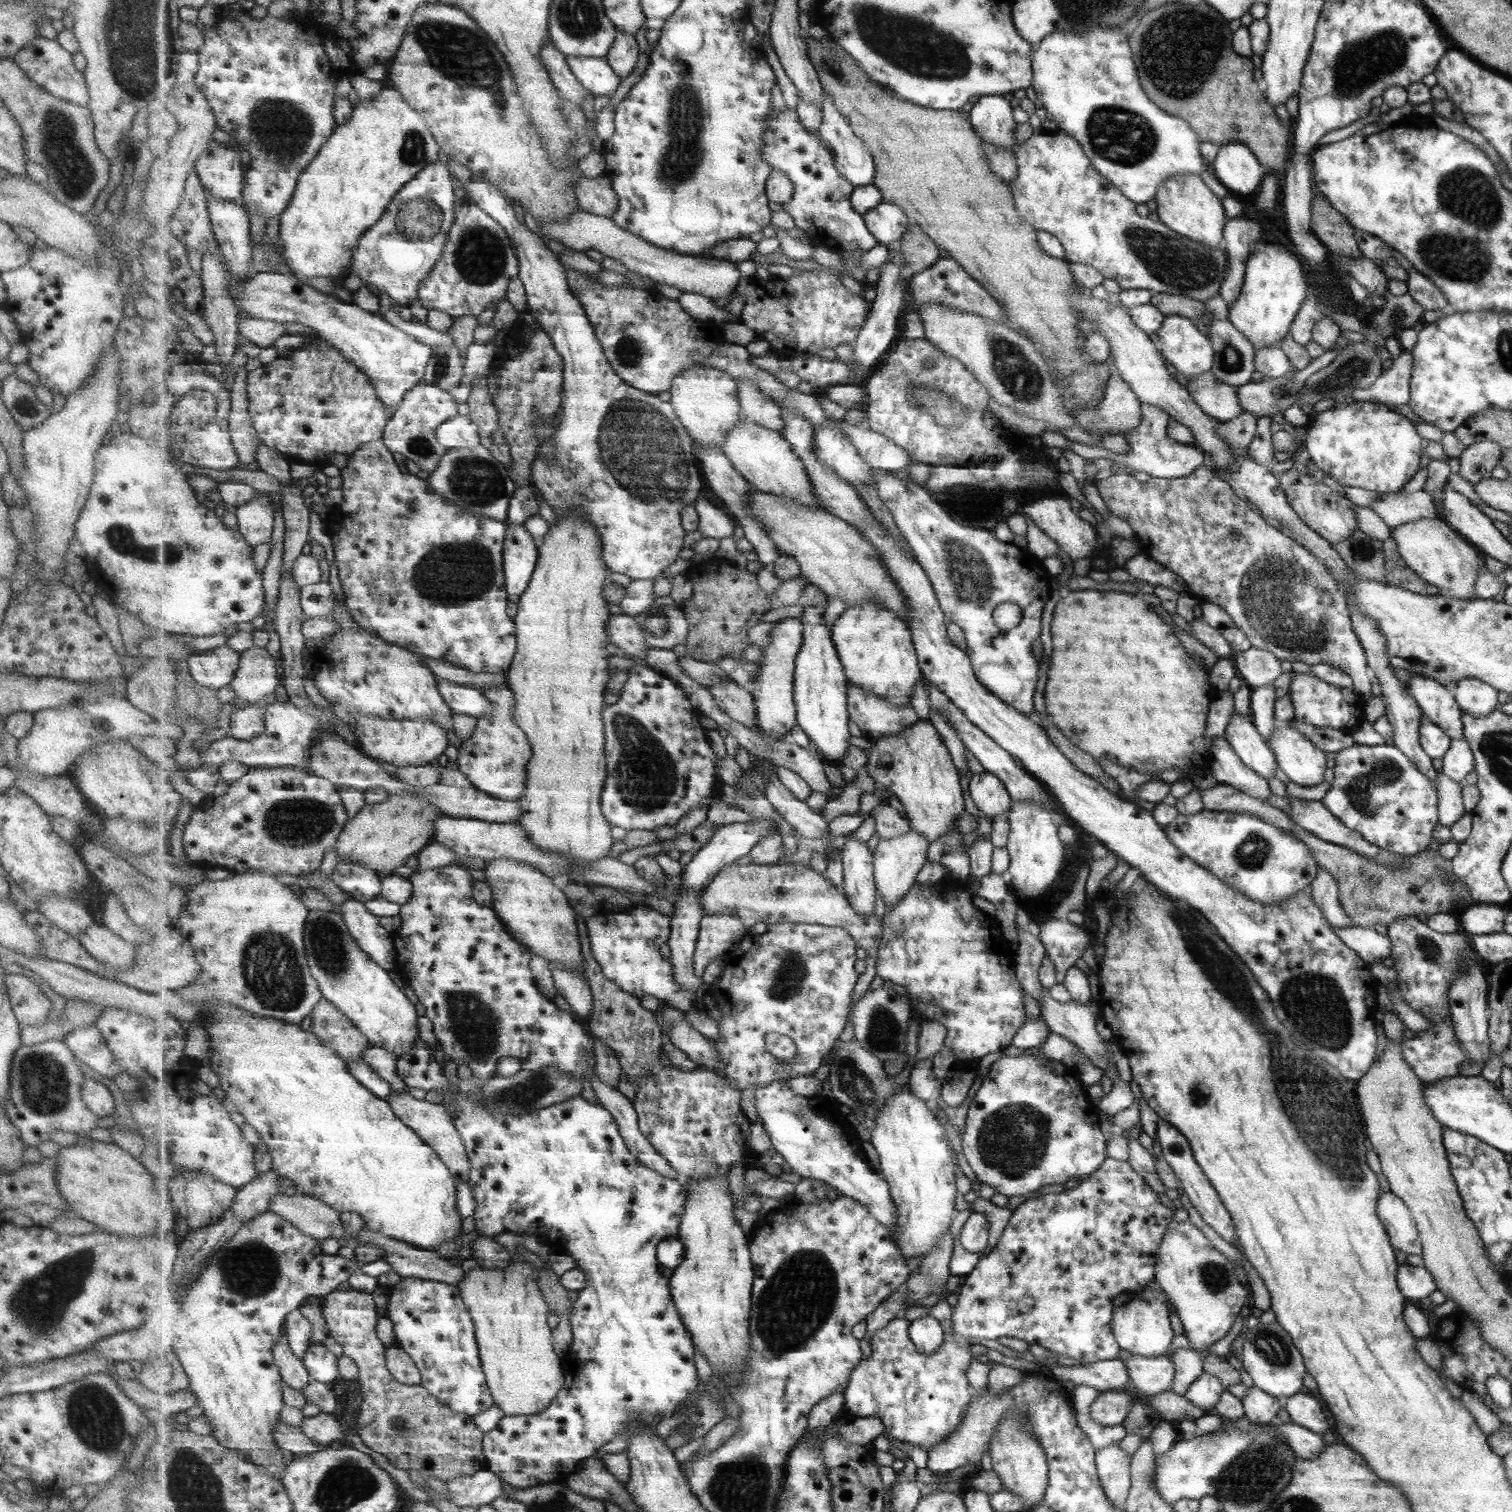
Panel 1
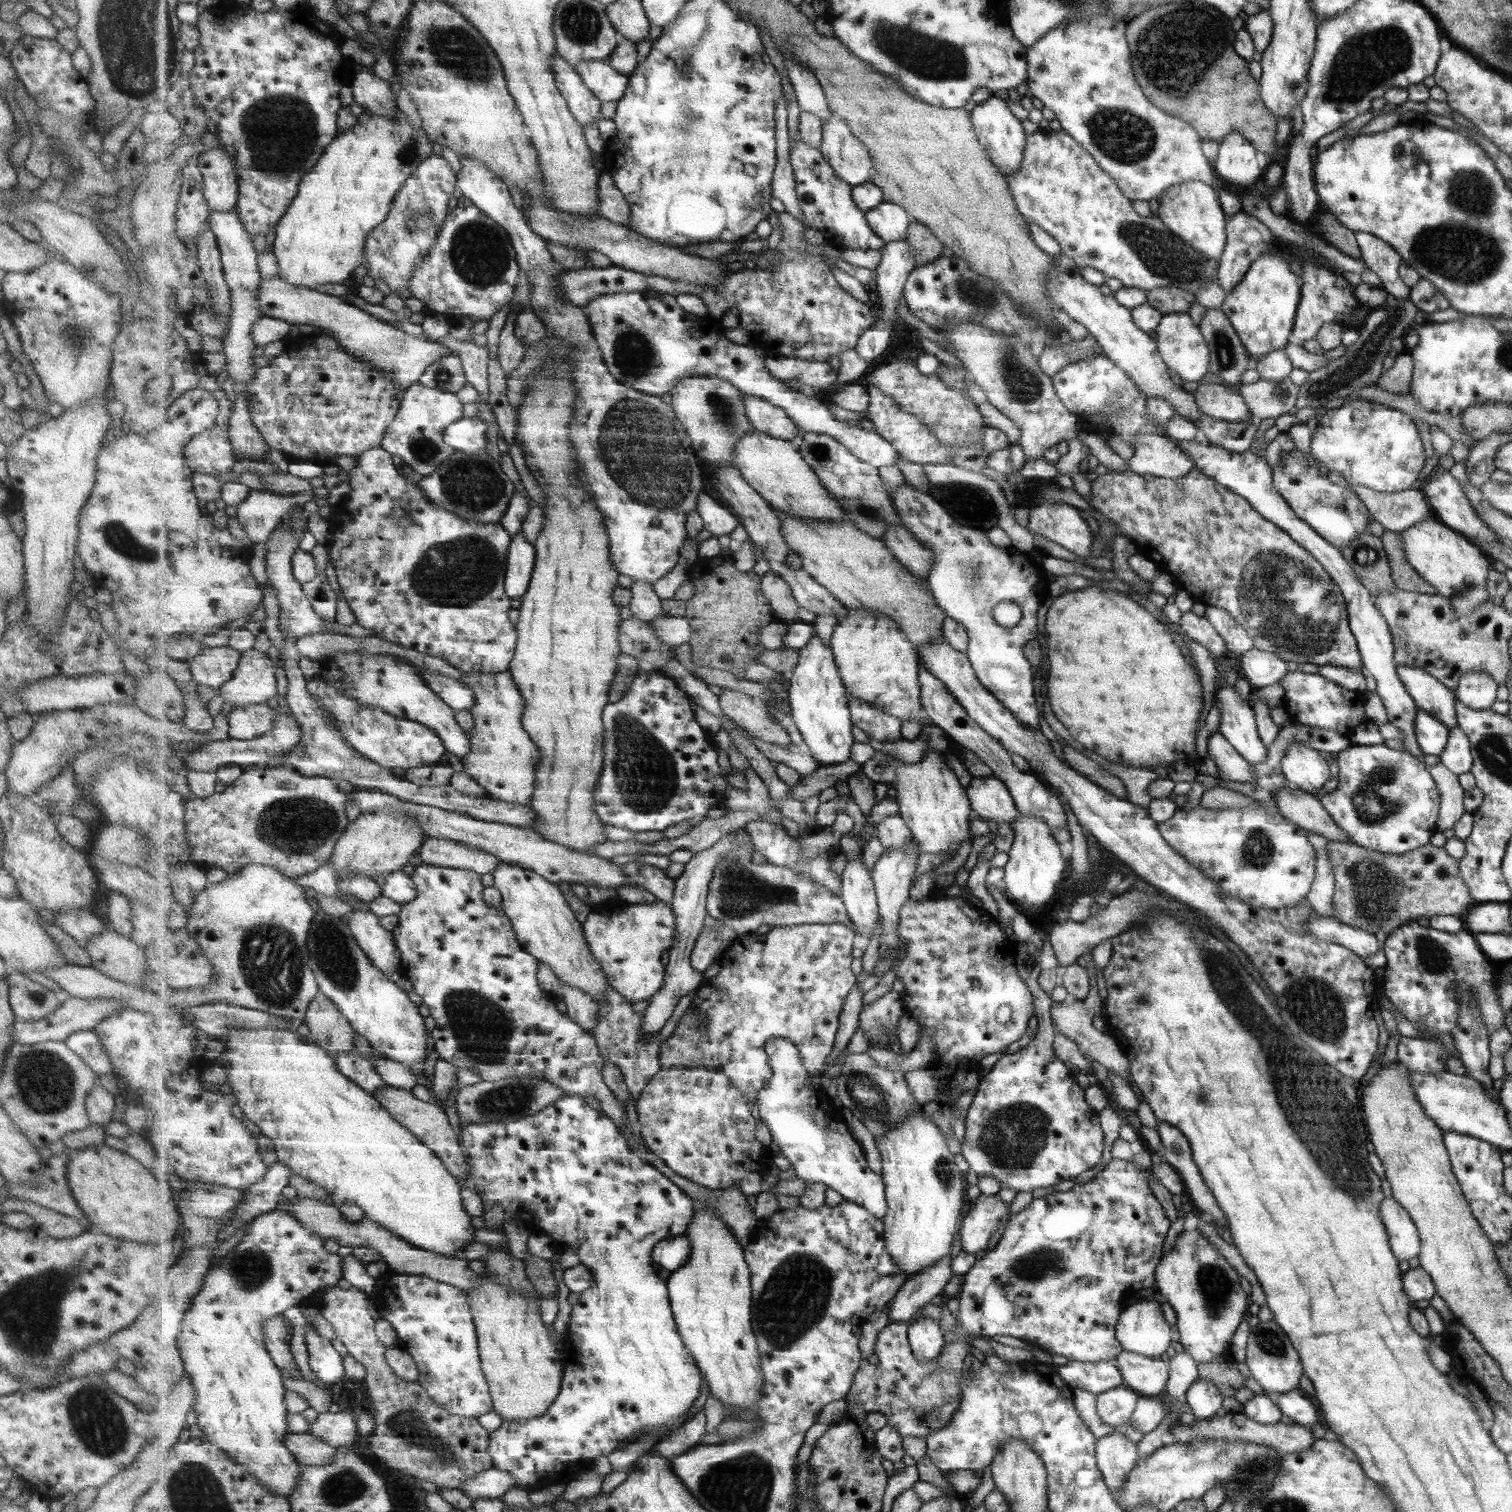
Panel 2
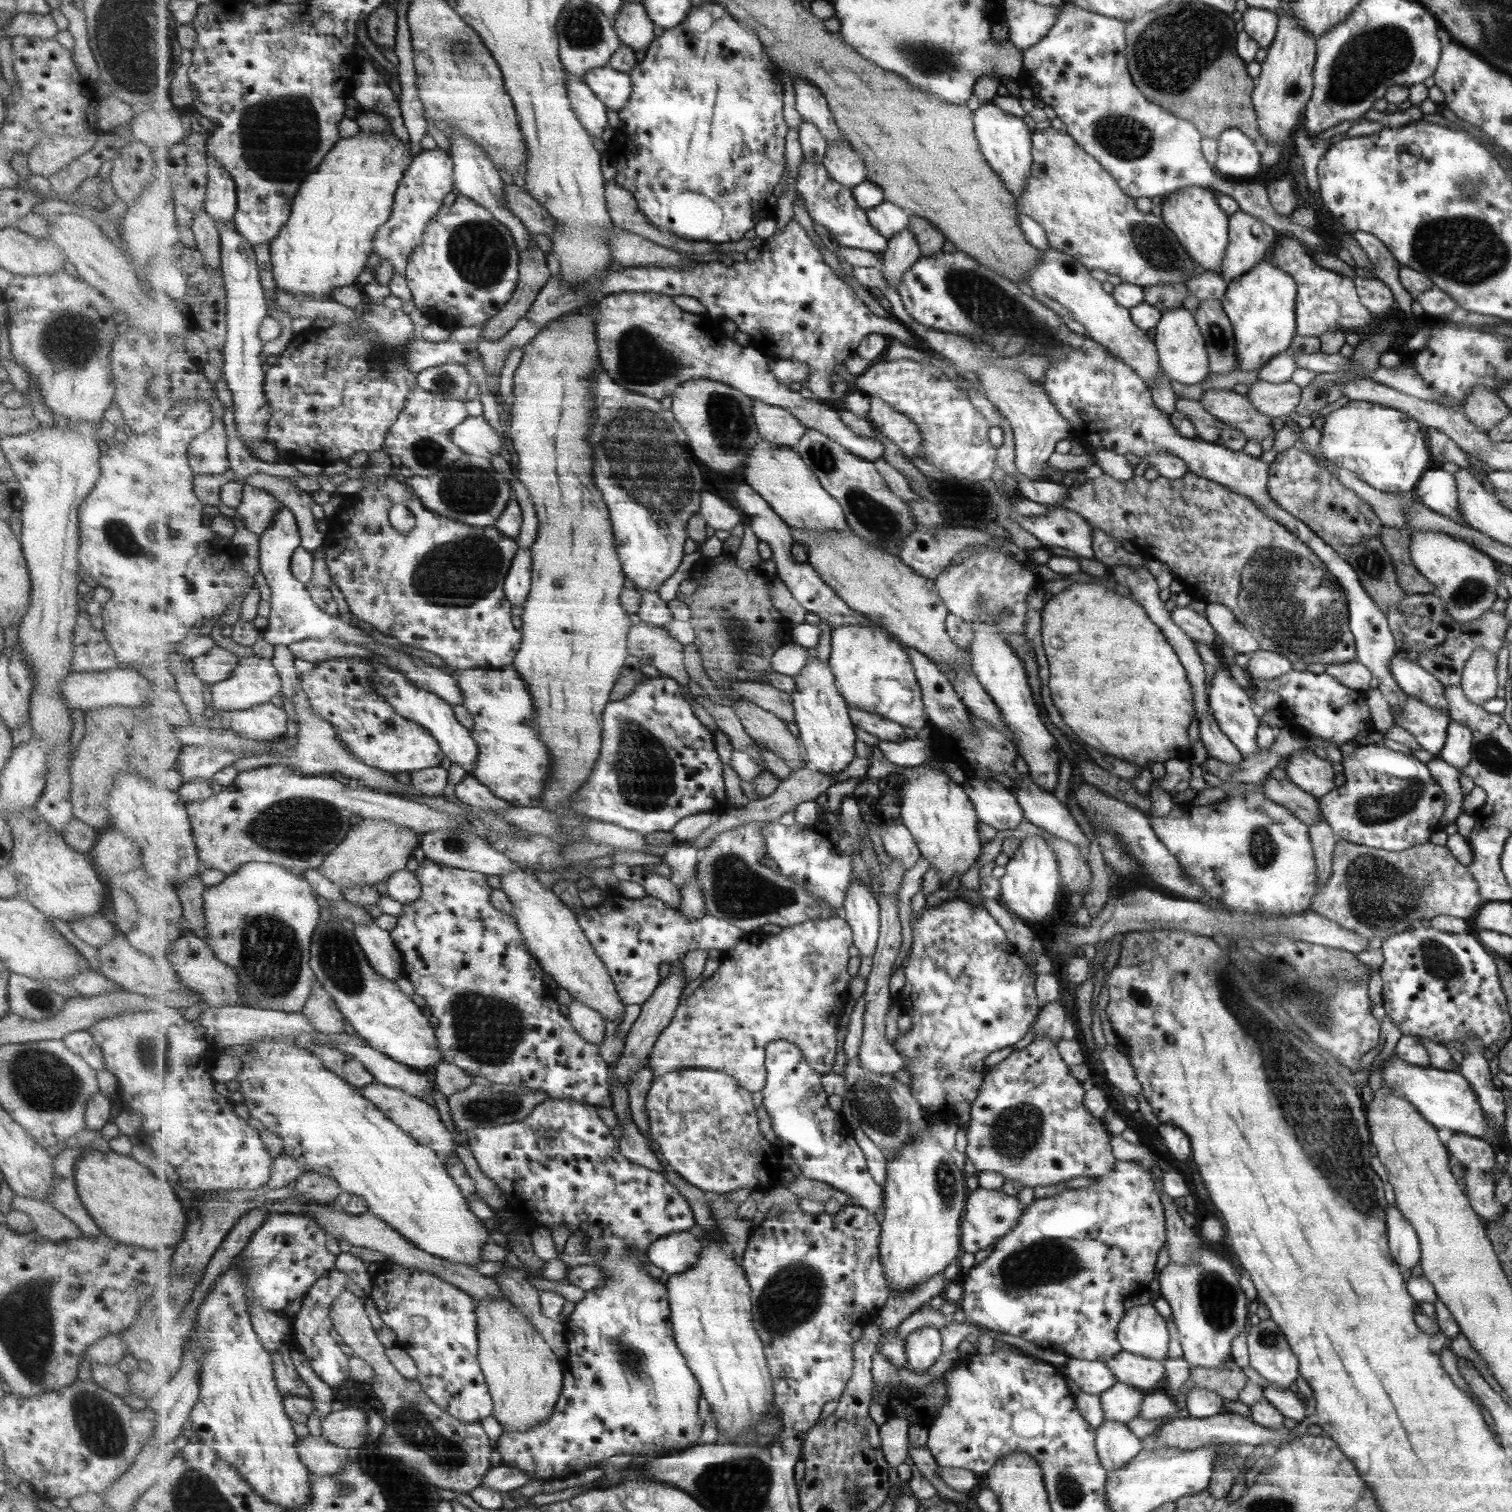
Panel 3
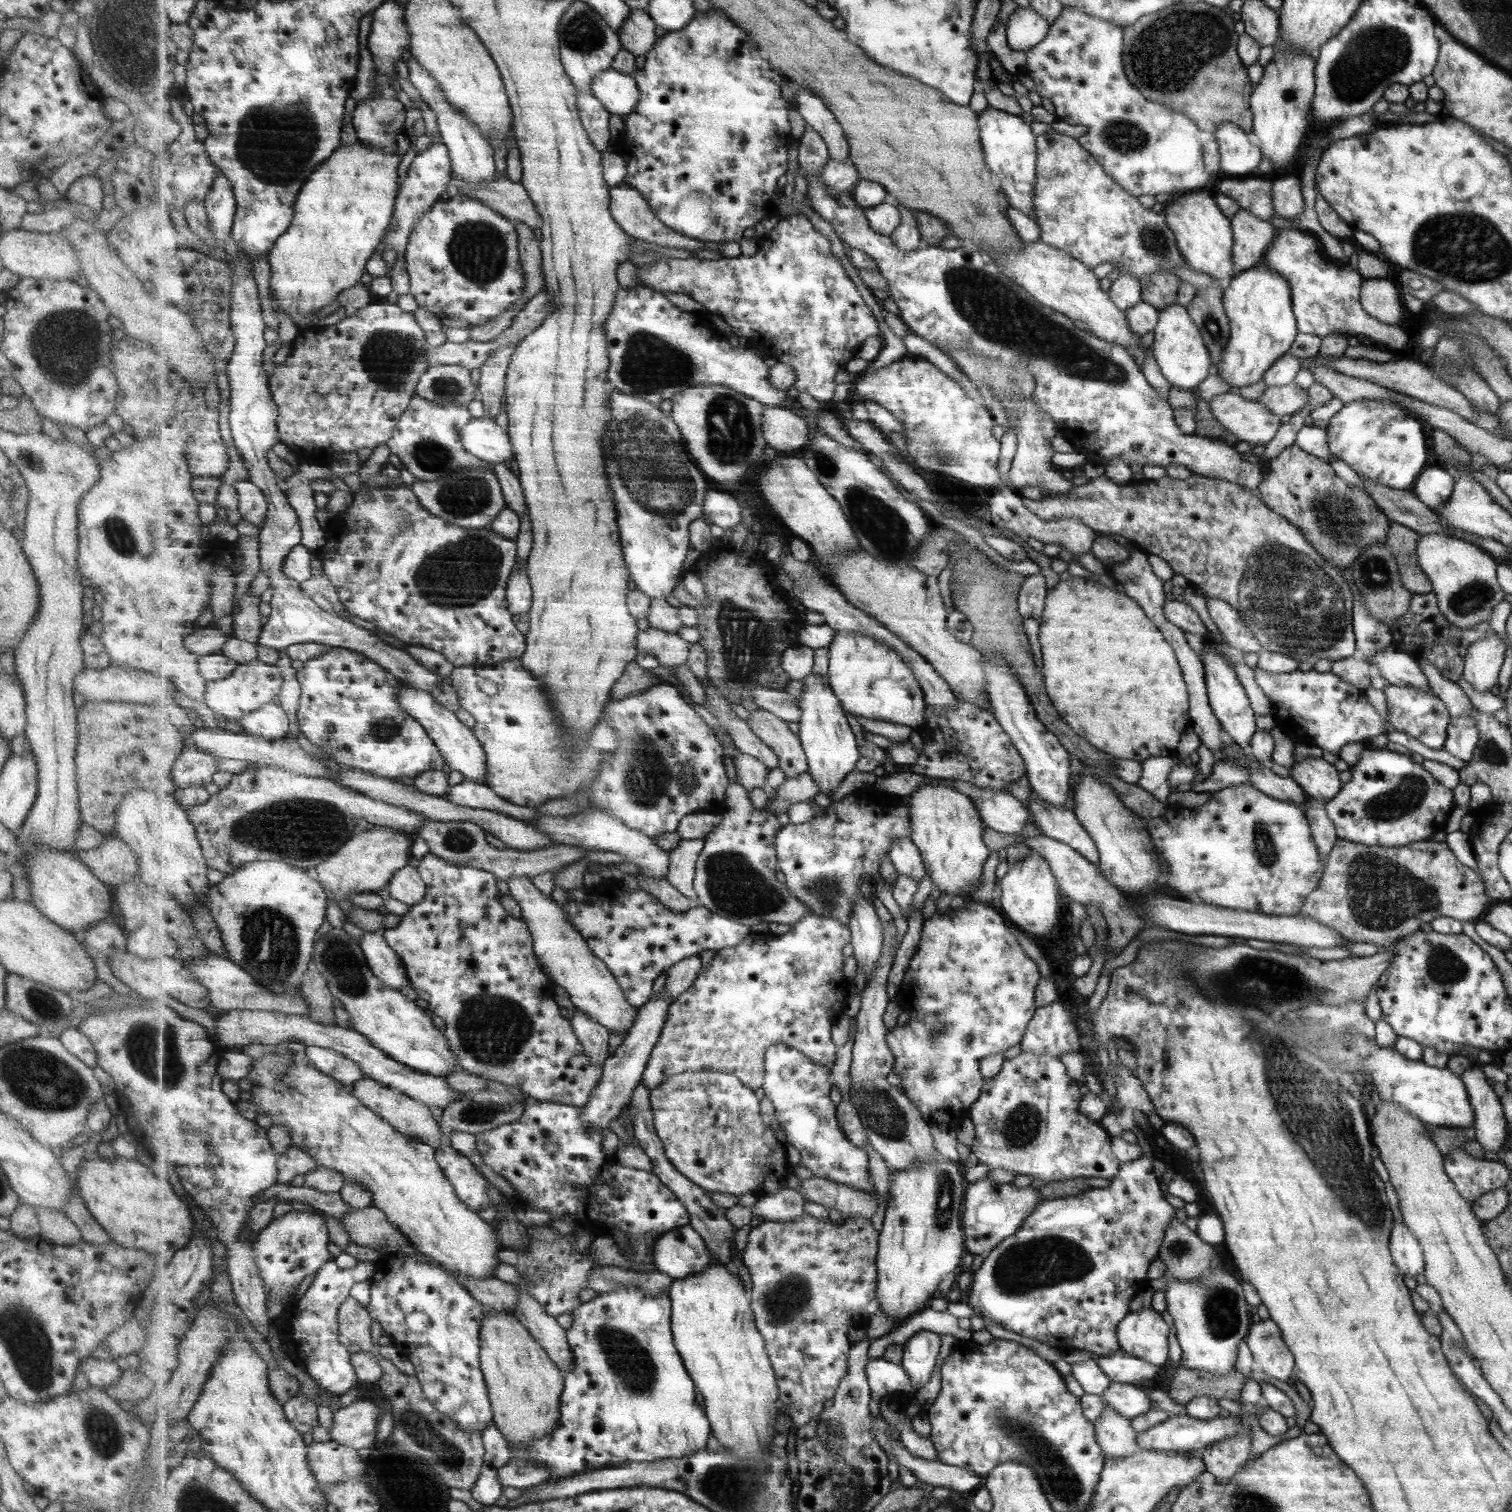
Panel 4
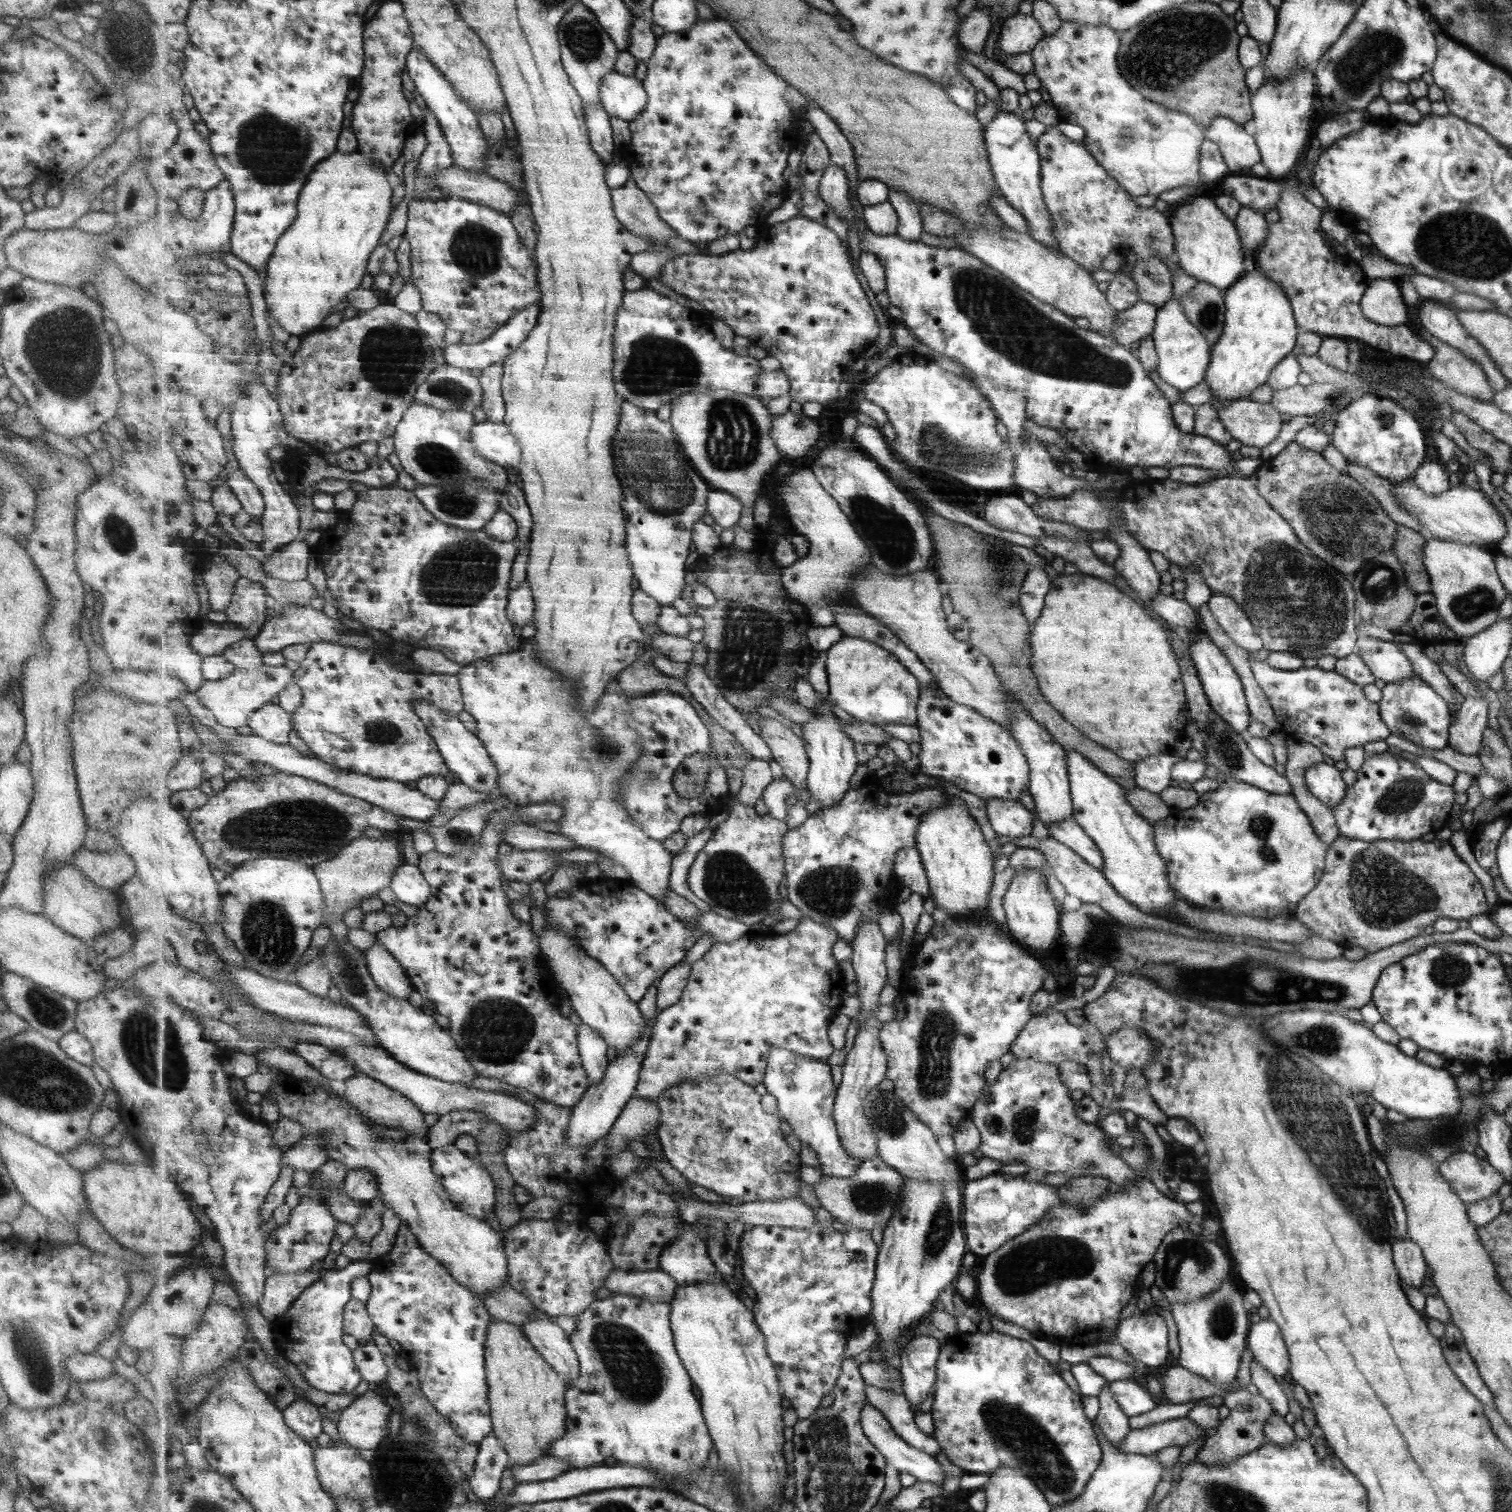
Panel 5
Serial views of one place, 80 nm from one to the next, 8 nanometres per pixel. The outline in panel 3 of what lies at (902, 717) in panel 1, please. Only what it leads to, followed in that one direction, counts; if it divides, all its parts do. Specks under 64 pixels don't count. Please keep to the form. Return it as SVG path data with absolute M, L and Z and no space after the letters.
M851 708L850 716L856 729L870 732L881 741L903 742L908 739L903 725L899 725L889 718L881 717L875 713L867 713L861 708Z

